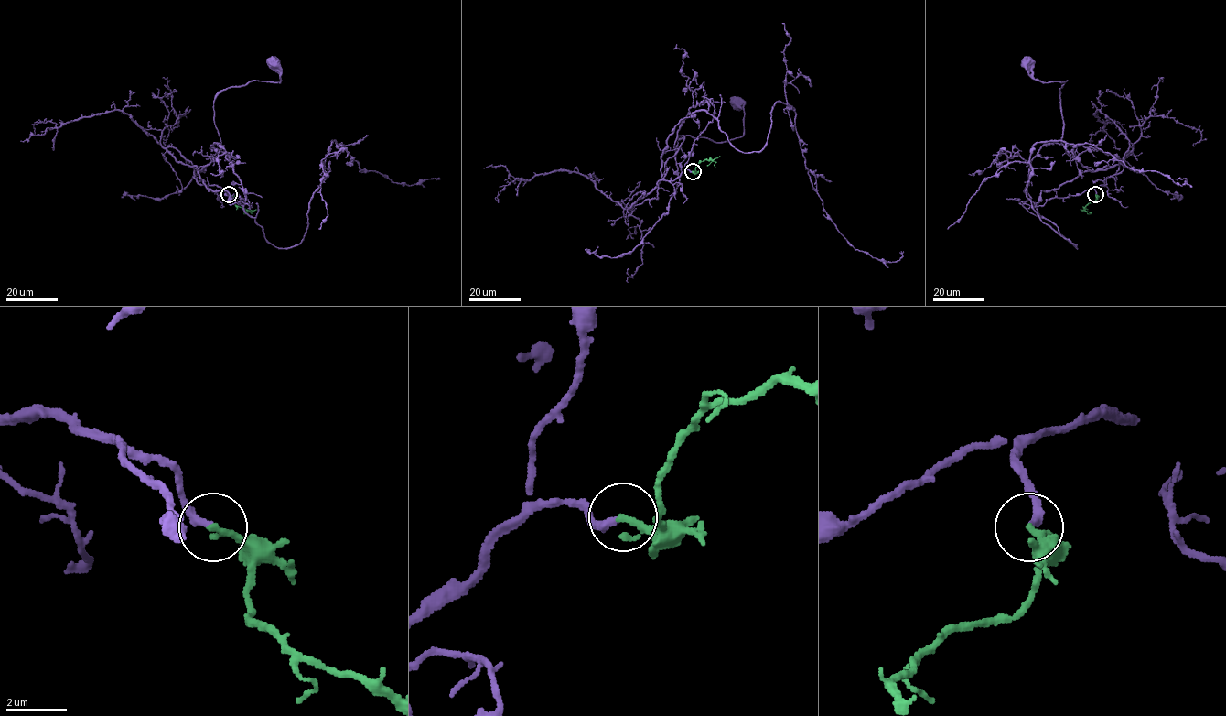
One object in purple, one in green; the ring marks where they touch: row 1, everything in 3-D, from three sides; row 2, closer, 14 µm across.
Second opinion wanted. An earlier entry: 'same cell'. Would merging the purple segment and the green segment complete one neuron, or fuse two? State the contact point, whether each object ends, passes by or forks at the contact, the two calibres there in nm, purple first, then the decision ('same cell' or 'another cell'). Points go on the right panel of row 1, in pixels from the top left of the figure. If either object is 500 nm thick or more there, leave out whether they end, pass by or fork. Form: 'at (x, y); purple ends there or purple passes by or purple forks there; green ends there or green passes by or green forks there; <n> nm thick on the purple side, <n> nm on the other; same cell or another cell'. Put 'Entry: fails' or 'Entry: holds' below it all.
at (1095, 194); purple ends there; green passes by; 240 nm thick on the purple side, 160 nm on the other; same cell
Entry: holds

